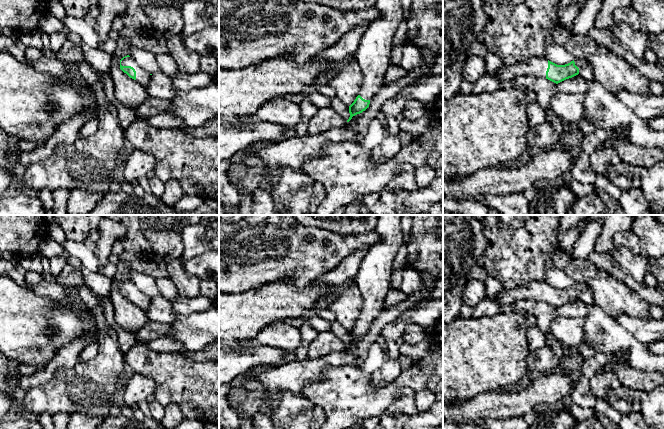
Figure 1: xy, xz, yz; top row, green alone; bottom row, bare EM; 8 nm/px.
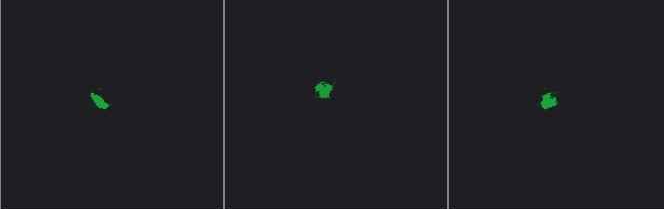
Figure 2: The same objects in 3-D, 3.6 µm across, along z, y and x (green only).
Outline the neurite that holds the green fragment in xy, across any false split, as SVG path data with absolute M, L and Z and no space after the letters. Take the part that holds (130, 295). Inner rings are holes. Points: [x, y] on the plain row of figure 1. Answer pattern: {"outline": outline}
{"outline": "M129 279L120 284L120 293L144 311L150 305L150 297L141 292Z"}

